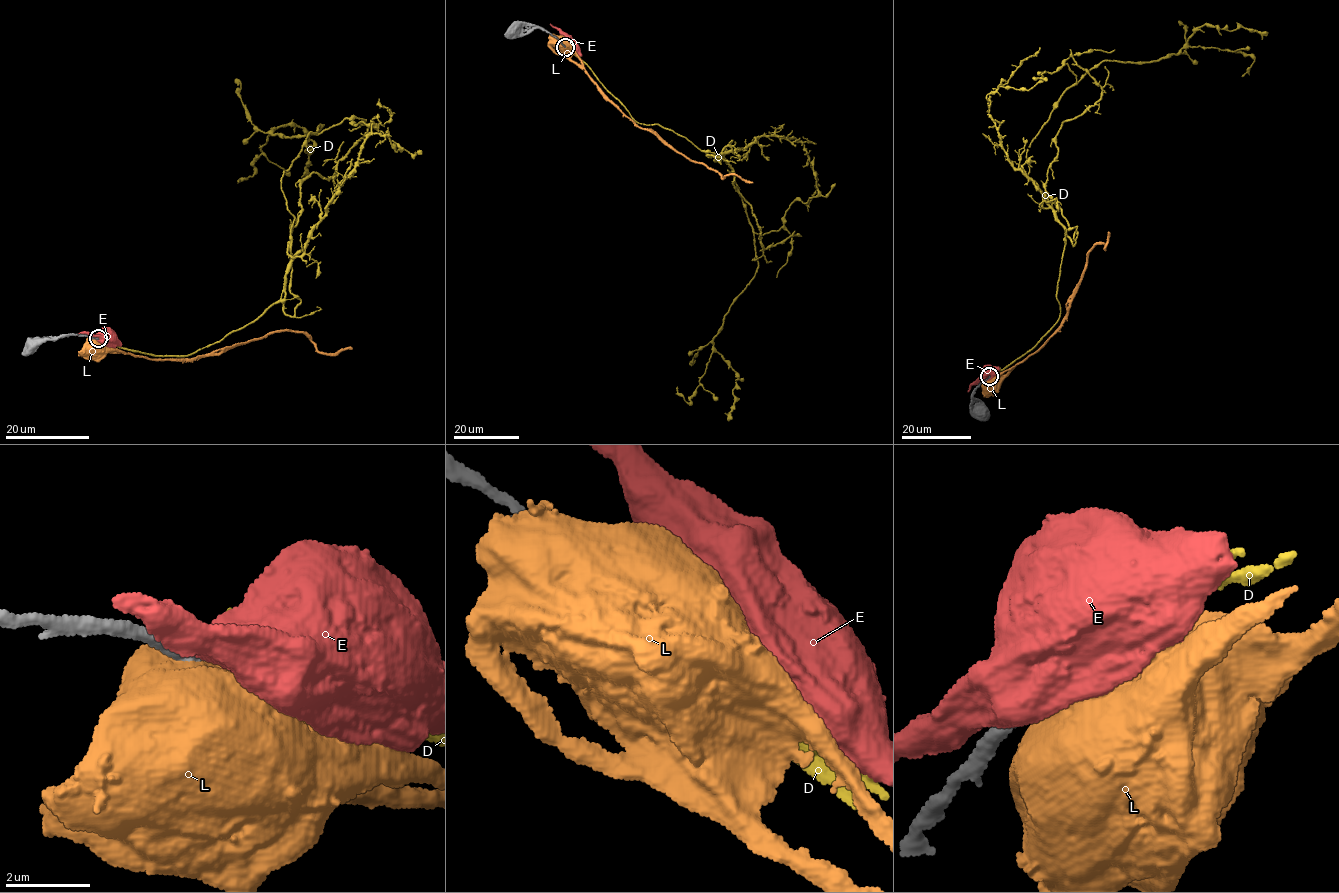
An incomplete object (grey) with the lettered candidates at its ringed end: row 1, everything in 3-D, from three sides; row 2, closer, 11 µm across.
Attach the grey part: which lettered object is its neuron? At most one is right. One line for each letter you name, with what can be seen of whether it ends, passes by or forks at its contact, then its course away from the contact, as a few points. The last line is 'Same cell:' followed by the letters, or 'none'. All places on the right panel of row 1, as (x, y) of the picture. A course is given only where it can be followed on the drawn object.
Same cell: none

